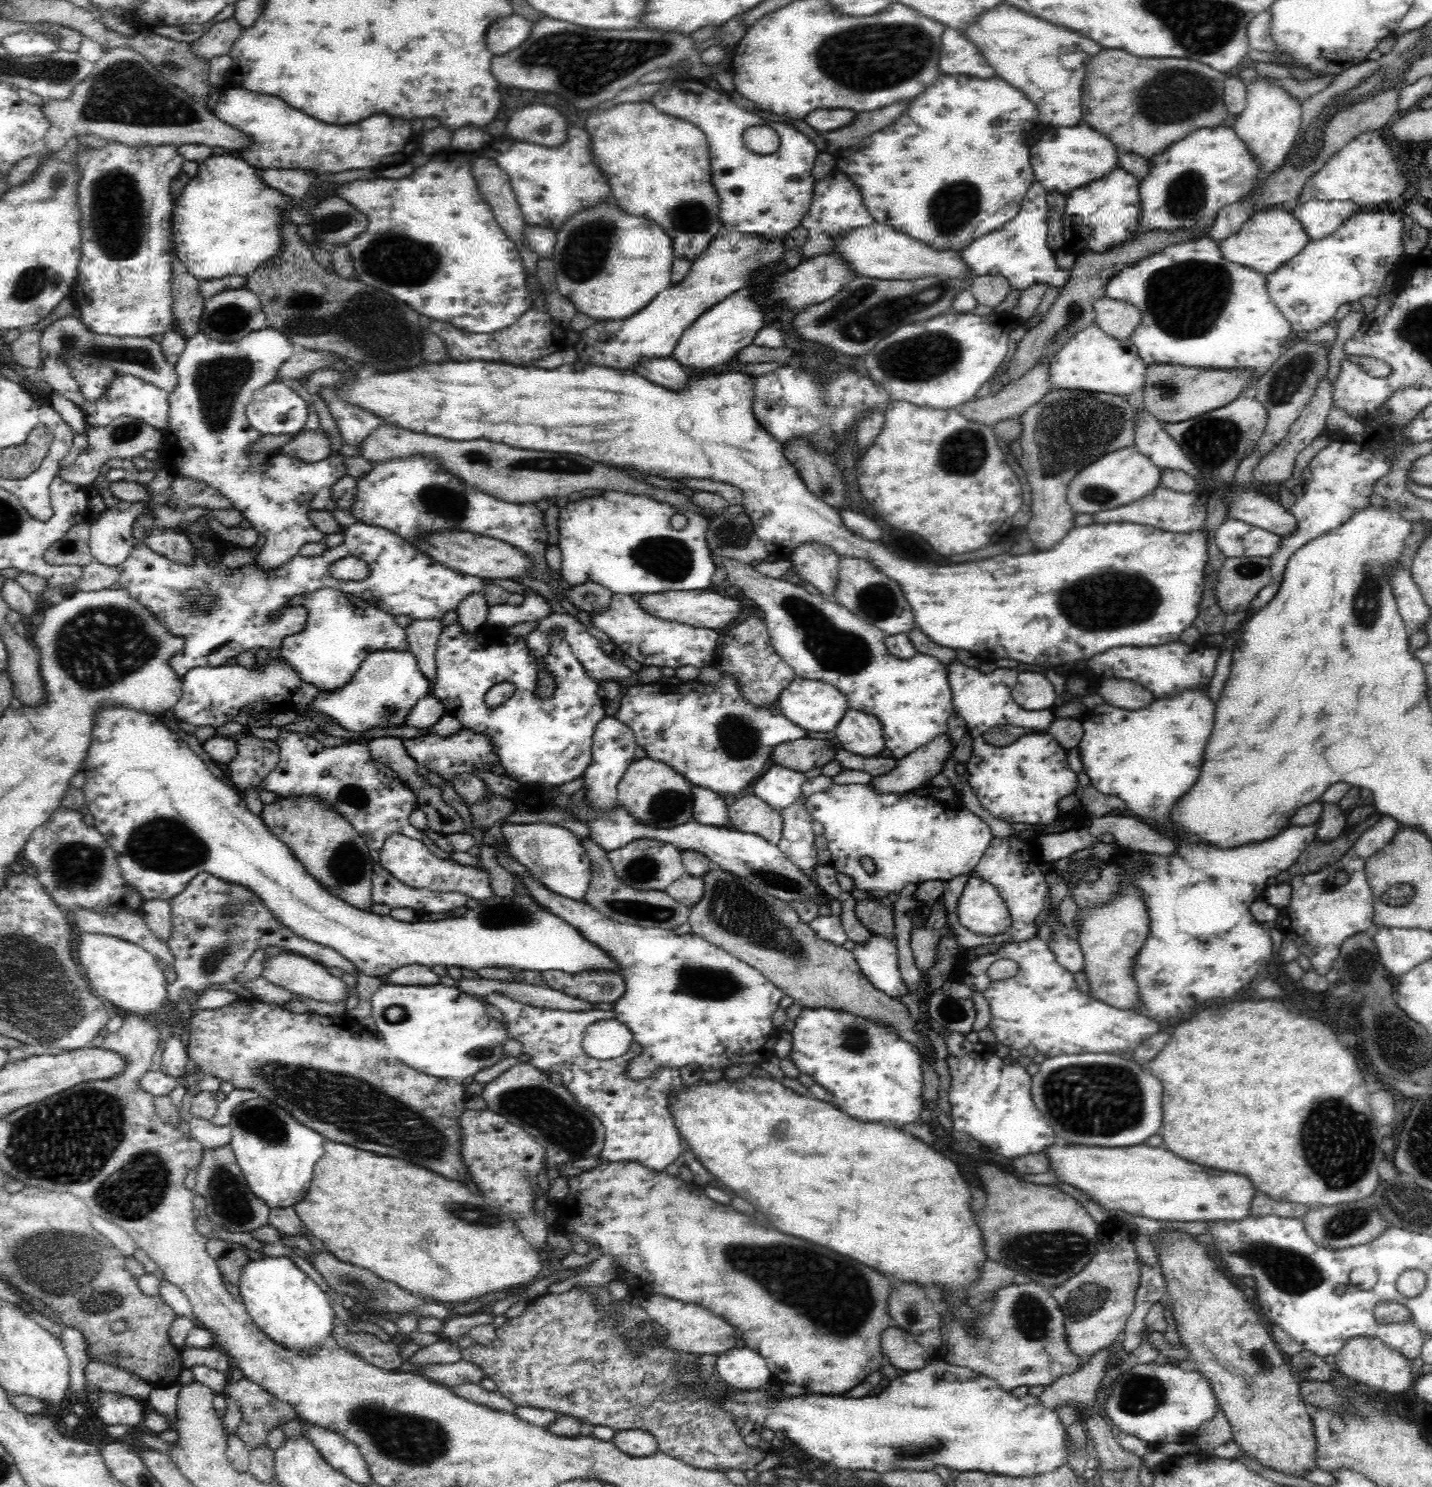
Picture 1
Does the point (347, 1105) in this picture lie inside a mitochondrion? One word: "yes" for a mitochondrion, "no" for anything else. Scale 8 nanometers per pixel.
yes

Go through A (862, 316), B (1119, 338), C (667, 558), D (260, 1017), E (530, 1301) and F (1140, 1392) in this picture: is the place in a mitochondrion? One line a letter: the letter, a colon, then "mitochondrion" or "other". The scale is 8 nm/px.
A: mitochondrion
B: other
C: mitochondrion
D: other
E: other
F: mitochondrion

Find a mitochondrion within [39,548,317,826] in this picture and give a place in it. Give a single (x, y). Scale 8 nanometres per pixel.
(92, 660)

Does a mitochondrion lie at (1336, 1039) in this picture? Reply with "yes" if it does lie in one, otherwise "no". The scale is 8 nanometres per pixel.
no

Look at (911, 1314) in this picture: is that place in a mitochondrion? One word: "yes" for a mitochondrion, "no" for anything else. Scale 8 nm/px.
yes

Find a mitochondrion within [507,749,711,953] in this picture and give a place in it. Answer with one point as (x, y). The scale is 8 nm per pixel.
(626, 903)

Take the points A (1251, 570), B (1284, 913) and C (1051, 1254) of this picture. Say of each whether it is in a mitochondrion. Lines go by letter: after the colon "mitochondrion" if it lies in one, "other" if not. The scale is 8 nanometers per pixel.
A: mitochondrion
B: other
C: mitochondrion

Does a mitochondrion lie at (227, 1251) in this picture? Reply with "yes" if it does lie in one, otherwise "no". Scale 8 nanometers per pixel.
no

